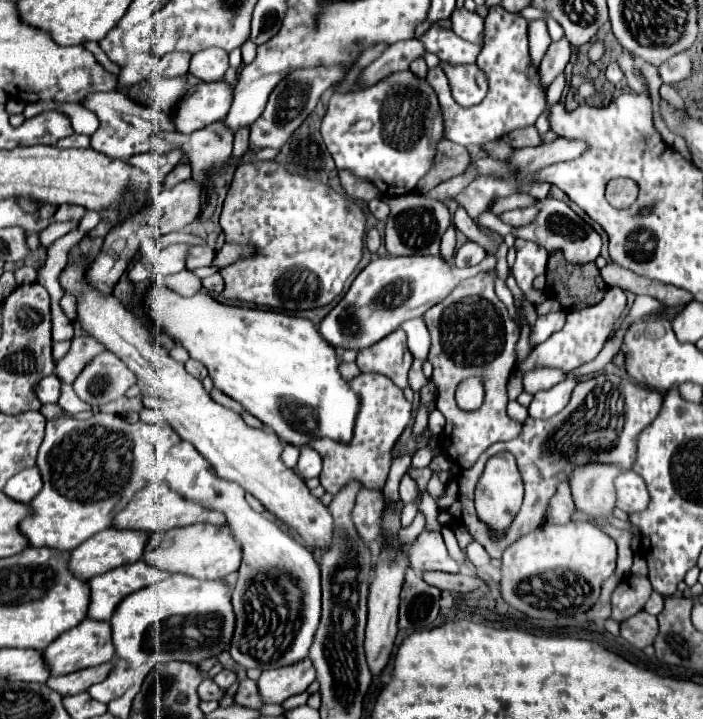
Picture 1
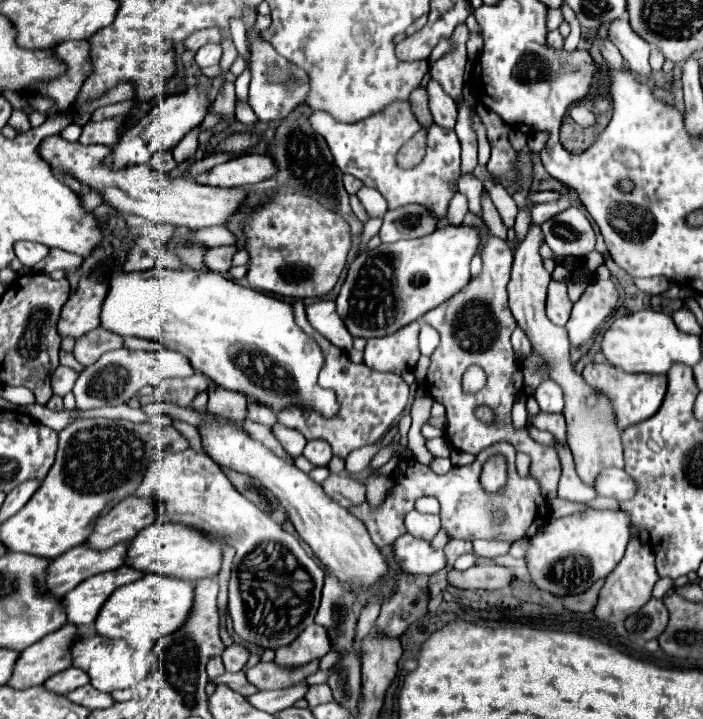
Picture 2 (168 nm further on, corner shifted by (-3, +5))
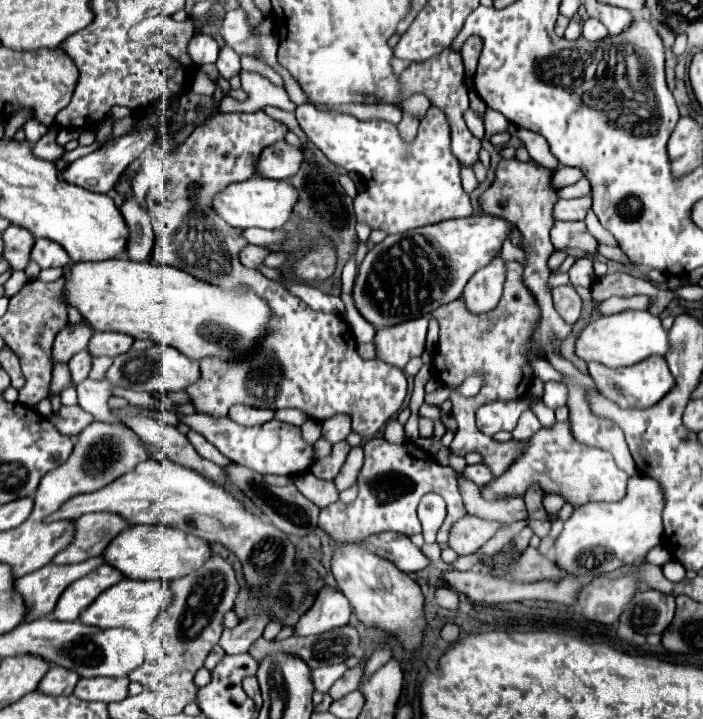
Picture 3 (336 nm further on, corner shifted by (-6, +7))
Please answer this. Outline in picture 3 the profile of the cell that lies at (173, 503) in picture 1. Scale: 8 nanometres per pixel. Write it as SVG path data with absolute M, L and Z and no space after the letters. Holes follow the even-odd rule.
M112 512L84 514L76 520L74 542L54 556L54 564L76 564L92 556L100 556L104 548L132 524Z

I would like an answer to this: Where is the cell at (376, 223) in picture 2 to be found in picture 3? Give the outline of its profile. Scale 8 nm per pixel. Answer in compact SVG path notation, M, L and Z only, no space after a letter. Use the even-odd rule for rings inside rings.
M352 256L344 270L342 270L342 292L350 294L352 292L352 284L354 284L354 276L356 276L356 256Z

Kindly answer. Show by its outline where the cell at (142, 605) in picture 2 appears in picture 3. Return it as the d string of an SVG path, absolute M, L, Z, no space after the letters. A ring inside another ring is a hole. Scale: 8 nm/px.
M122 580L120 584L108 588L106 592L102 592L98 596L98 600L92 602L92 606L88 606L88 610L82 612L80 622L88 624L88 626L96 626L96 628L128 628L134 630L136 634L150 634L152 630L152 622L156 622L158 614L162 610L166 610L172 602L172 588L168 582L160 582L160 580Z

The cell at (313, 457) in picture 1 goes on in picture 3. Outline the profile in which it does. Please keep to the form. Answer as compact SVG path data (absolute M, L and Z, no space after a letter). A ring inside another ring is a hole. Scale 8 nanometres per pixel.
M336 416L322 422L322 438L330 442L330 446L346 440L348 434L350 434L350 420L346 416Z

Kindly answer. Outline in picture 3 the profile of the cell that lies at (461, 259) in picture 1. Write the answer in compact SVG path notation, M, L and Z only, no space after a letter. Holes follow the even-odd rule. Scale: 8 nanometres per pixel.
M496 256L492 262L488 262L488 266L480 268L468 280L462 294L468 310L472 310L474 314L494 310L502 296L502 284L504 284L504 260Z

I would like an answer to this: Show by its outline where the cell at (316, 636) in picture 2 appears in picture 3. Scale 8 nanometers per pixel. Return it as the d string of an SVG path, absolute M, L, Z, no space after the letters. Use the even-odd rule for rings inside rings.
M324 588L318 594L314 606L296 624L294 636L314 636L314 634L324 634L332 628L346 626L350 612L352 608L344 598L344 594Z

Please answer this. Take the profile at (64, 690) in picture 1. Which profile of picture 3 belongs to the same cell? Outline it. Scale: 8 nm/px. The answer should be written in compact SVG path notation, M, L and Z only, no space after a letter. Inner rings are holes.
M54 666L46 672L46 676L40 680L38 690L42 694L50 694L50 696L62 696L62 694L72 694L76 682L80 680L80 676L72 670L64 670L62 666Z

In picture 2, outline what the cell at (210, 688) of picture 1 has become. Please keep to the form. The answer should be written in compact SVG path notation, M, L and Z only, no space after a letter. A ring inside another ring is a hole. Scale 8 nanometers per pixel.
M225 672L223 676L215 678L213 682L215 682L215 684L229 684L229 688L233 688L235 692L241 692L243 696L251 696L251 694L257 692L257 688L247 682L247 678L245 678L243 672L235 672L235 674Z

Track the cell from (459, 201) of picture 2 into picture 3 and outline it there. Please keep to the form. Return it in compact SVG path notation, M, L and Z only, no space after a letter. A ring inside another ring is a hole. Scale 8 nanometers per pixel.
M462 168L462 186L464 186L464 190L466 190L468 194L474 192L476 186L478 186L478 180L476 180L474 172L468 170L468 168Z

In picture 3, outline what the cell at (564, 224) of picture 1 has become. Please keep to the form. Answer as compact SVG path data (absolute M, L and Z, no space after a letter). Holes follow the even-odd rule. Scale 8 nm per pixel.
M578 220L578 222L554 222L554 226L550 230L550 238L552 238L552 244L556 250L574 248L574 250L582 250L586 254L594 254L596 244L598 244L582 220Z

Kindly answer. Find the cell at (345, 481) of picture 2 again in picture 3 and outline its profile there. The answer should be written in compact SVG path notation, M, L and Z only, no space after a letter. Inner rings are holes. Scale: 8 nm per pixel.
M302 472L302 474L294 476L294 484L308 500L312 500L320 508L326 508L326 506L338 502L336 484L328 482L328 480L320 480L312 472Z

